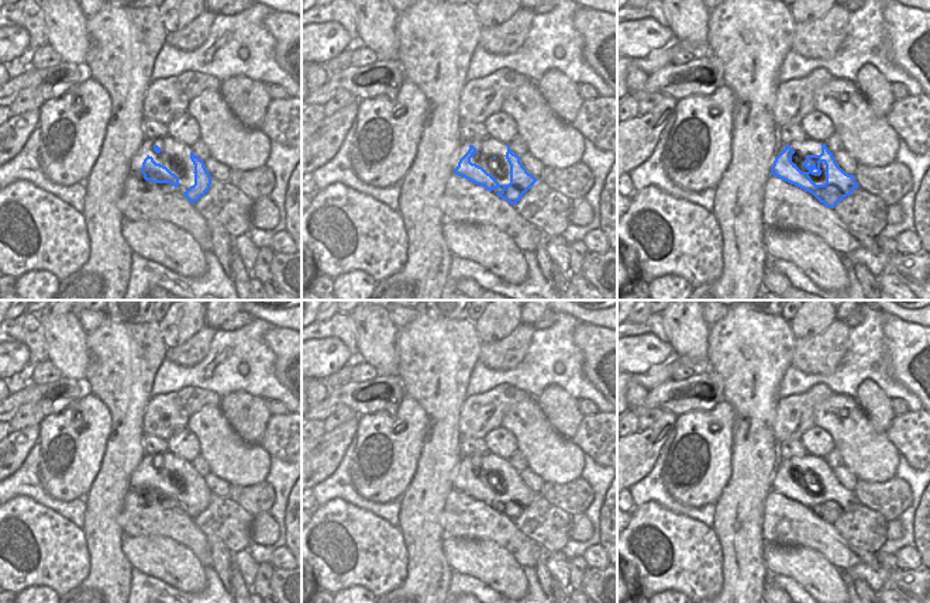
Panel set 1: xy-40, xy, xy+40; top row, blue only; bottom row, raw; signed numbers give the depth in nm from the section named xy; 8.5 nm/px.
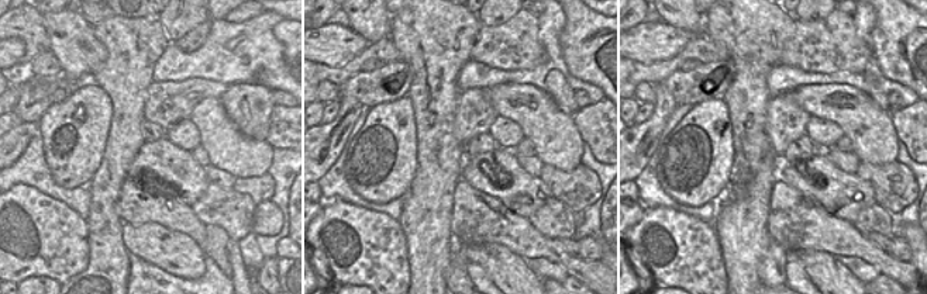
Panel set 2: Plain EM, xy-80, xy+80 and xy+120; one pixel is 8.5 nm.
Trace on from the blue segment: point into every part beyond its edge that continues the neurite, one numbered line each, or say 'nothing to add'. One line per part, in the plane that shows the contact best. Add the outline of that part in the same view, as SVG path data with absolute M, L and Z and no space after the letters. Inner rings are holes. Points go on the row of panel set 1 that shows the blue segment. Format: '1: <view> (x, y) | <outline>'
1: xy+40 (808, 147) | M805 138L803 141L793 141L789 145L795 154L792 155L792 162L802 170L809 172L802 163L806 162L807 155L820 155L822 154L822 142L814 141L812 138Z

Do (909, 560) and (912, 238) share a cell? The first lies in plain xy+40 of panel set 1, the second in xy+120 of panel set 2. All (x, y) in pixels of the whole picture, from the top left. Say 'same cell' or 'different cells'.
different cells

